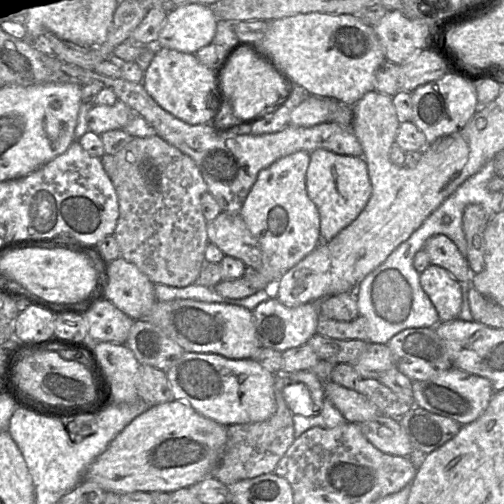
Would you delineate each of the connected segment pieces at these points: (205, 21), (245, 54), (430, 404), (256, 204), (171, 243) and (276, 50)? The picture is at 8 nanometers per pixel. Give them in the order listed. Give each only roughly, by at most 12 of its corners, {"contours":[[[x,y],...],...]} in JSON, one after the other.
{"contours":[[[188,3],[169,11],[157,46],[196,54],[212,43],[212,7]],[[242,48],[221,75],[224,97],[252,123],[285,93],[281,77]],[[456,367],[413,381],[417,406],[461,425],[494,392],[487,378]],[[310,153],[259,172],[239,214],[259,242],[242,299],[279,281],[322,241],[306,188]],[[158,134],[109,177],[120,257],[154,284],[197,283],[208,185]],[[354,14],[269,21],[255,53],[353,106],[385,54]]]}

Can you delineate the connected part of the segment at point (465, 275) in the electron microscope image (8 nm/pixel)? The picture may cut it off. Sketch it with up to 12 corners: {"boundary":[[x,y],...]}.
{"boundary":[[447,236],[430,237],[423,248],[430,263],[458,282],[471,282],[466,257]]}

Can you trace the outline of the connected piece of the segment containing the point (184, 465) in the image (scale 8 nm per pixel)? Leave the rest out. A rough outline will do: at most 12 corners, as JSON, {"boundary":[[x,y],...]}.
{"boundary":[[185,401],[134,418],[85,470],[119,495],[212,476],[227,427]]}

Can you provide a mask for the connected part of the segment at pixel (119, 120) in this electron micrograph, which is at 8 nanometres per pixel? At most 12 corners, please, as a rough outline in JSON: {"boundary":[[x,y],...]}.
{"boundary":[[117,101],[93,105],[86,115],[89,131],[123,129],[133,110]]}

